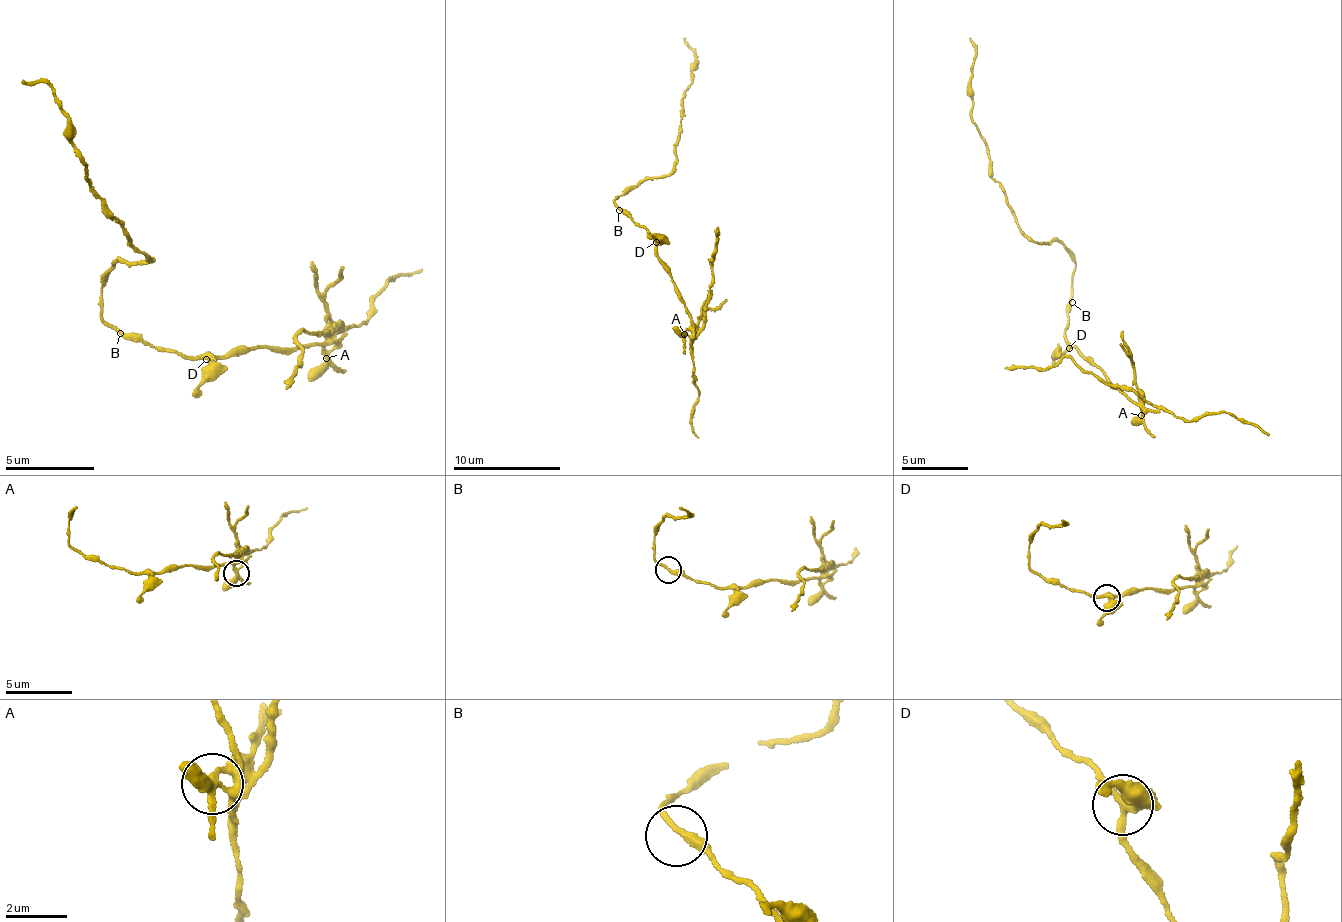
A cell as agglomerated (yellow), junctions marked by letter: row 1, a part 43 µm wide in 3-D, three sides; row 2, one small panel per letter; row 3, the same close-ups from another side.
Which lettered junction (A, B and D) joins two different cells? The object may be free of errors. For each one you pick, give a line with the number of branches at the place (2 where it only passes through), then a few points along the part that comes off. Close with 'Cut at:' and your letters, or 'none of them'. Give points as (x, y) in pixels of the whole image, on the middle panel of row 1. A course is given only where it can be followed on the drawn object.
A: branches 3; course (684, 335), (691, 326), (705, 321), (717, 227)
Cut at: A

